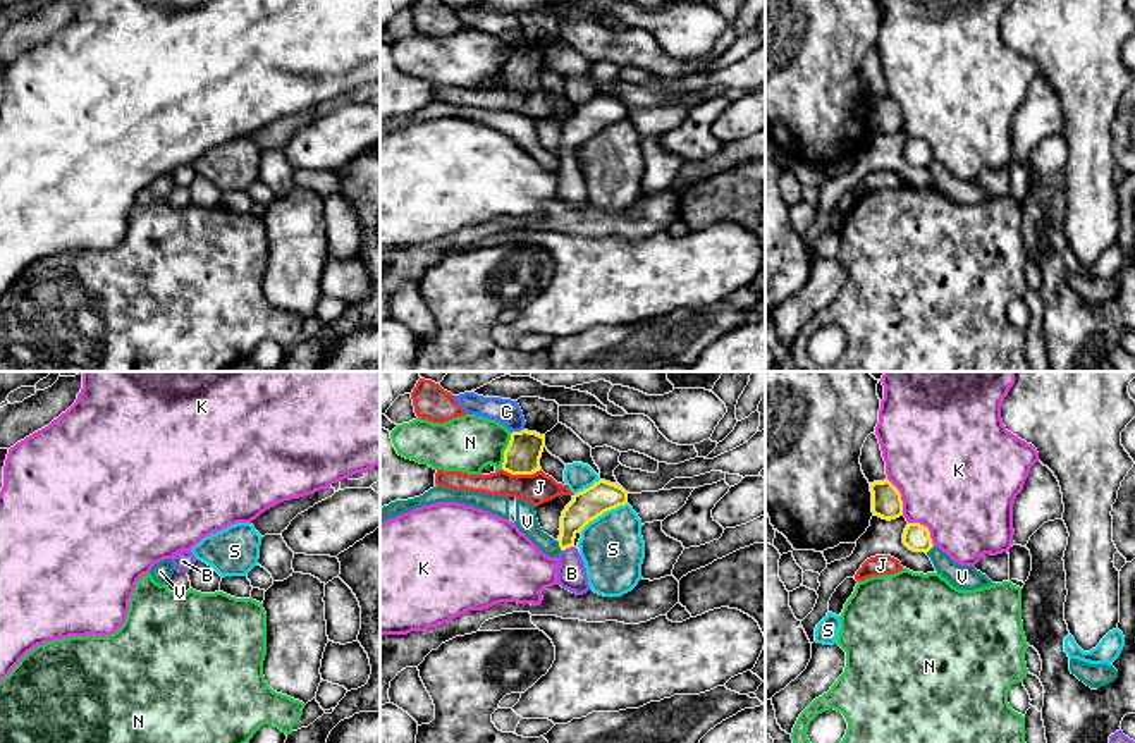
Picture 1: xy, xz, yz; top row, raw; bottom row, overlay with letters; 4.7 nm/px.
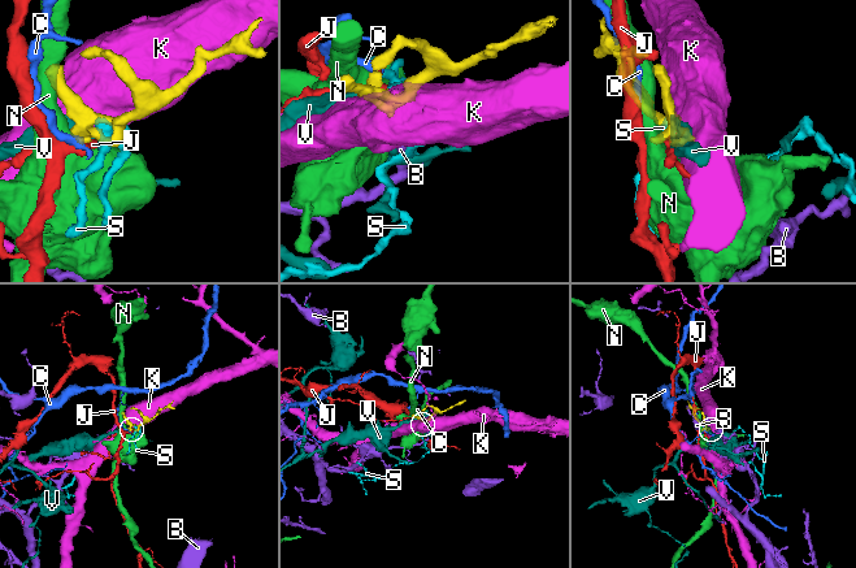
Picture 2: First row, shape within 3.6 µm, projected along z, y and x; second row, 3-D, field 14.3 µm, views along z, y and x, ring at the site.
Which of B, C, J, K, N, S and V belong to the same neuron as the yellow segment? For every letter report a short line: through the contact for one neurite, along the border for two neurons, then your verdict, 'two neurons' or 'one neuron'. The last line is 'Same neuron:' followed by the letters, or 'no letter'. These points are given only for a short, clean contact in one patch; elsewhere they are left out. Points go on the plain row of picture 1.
B: line xz (588, 119), (571, 136), (566, 162), (571, 188); one neuron
C: line xz (523, 43), (513, 47); two neurons
J: two neurons
K: two neurons
N: two neurons
S: two neurons
V: two neurons
Same neuron: B

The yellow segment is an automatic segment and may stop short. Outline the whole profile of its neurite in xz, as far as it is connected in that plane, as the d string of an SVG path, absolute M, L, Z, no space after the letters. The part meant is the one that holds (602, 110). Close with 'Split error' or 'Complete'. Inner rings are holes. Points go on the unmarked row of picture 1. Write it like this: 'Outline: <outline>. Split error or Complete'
Outline: M605 95L573 110L561 131L557 200L576 210L590 205L586 182L574 162L574 153L590 136L624 119L628 119L628 107Z. Split error

